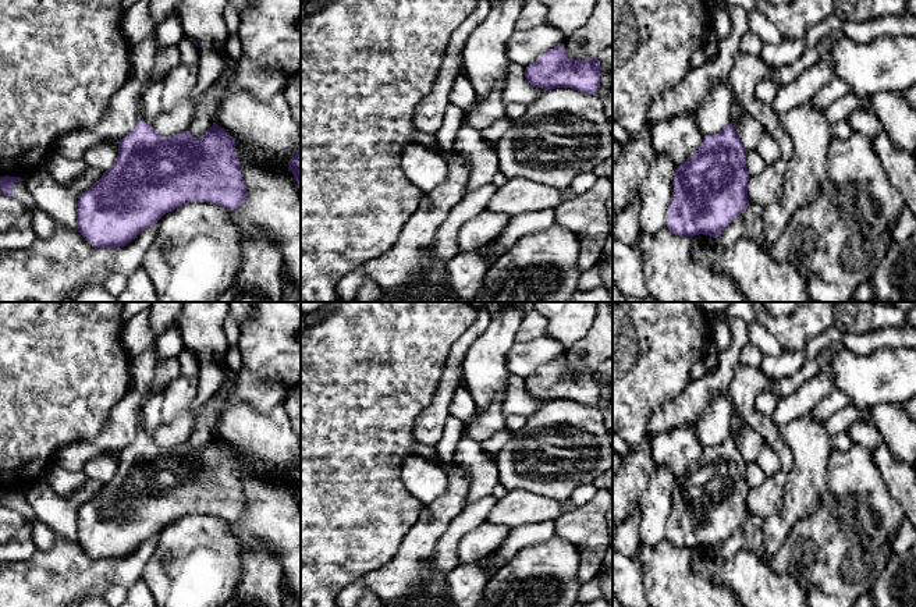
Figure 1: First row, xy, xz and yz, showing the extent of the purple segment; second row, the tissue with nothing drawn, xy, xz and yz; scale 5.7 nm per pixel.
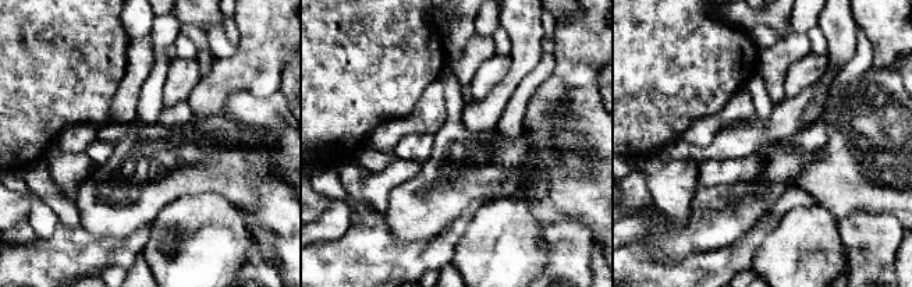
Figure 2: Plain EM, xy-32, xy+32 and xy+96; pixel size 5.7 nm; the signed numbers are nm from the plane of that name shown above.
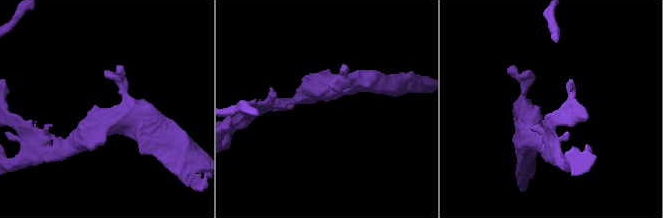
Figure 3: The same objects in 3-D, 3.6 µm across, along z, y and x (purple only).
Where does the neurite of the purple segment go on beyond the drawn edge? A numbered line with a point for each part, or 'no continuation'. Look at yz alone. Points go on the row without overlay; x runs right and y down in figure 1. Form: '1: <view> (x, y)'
1: yz (738, 425)

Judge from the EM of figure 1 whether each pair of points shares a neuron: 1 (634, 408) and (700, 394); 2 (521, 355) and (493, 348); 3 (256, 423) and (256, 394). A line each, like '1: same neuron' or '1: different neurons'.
1: different neurons
2: different neurons
3: different neurons

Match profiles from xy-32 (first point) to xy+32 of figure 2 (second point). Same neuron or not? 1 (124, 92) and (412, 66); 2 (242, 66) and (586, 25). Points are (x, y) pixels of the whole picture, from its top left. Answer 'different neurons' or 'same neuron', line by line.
1: different neurons
2: same neuron

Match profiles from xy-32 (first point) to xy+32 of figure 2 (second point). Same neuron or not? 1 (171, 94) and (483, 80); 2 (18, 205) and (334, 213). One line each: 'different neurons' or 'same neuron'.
1: same neuron
2: different neurons

